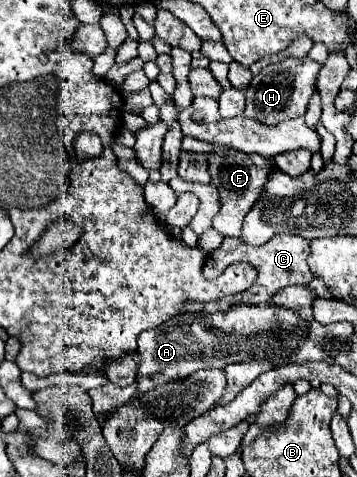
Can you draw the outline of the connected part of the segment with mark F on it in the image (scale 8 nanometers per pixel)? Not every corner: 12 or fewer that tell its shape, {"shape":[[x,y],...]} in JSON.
{"shape":[[230,147],[208,155],[220,211],[212,227],[240,237],[274,163]]}

